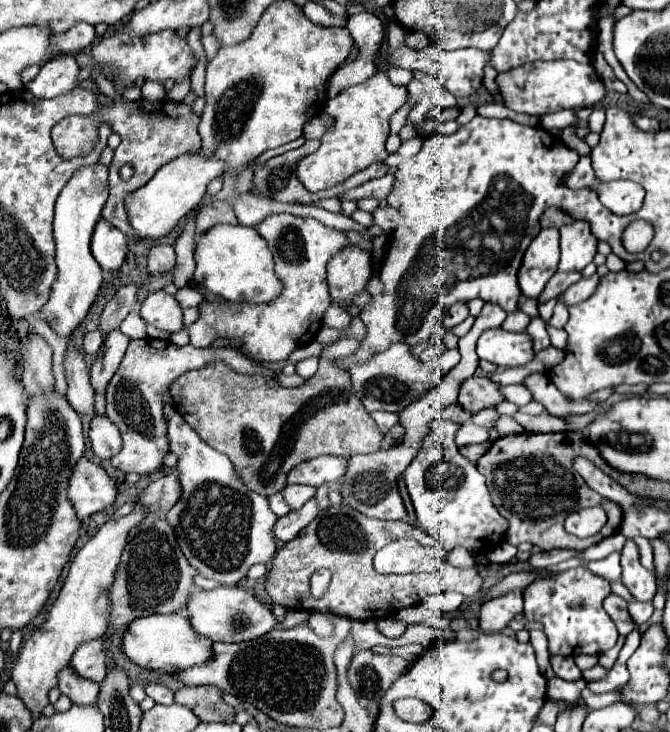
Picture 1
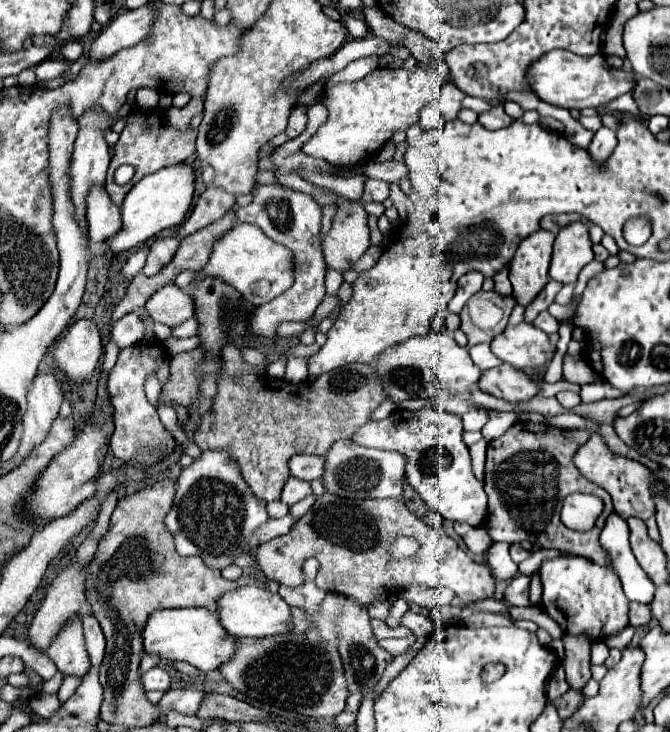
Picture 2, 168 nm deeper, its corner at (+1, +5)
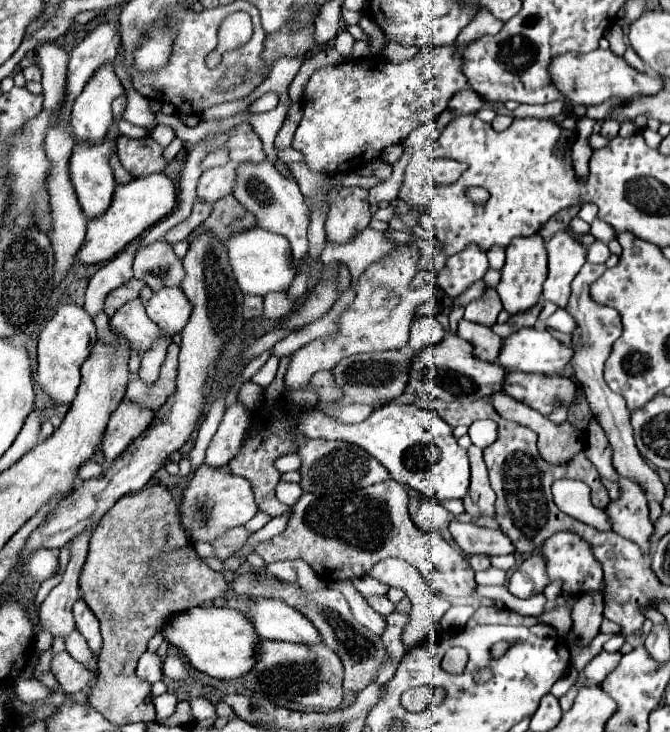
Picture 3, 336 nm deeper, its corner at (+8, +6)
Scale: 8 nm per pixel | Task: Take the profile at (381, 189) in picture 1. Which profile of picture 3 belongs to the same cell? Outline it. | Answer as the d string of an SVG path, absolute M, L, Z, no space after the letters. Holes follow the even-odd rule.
M404 150L400 160L393 166L392 177L368 191L370 193L368 199L372 205L376 205L380 201L392 201L398 197L398 189L403 183L405 168L409 163L411 152L412 150Z

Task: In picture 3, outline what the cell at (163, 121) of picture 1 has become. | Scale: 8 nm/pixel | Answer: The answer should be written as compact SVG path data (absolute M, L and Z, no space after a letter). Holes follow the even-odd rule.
M120 135L116 141L116 151L122 167L132 177L142 177L166 169L166 161L162 155L164 147L158 145L152 137L130 139Z

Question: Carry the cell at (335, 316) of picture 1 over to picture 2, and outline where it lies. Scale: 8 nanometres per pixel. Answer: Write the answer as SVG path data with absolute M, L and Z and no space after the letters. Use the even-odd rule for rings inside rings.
M327 270L327 276L325 276L325 286L327 286L327 294L337 294L339 286L343 282L343 276L339 270Z

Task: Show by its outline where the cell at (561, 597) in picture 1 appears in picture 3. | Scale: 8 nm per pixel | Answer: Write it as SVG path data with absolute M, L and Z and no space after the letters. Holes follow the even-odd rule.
M560 531L552 535L540 549L540 555L546 561L546 573L550 581L562 581L562 591L574 597L582 597L588 593L606 593L606 583L604 583L604 573L602 565L594 559L590 553L590 547L586 541L582 541L576 533L566 533Z

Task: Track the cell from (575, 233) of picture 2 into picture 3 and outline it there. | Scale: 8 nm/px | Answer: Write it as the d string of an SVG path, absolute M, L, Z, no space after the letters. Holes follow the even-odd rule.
M558 231L548 243L548 279L544 283L544 299L566 307L570 297L570 281L586 263L588 247L576 241L568 231Z

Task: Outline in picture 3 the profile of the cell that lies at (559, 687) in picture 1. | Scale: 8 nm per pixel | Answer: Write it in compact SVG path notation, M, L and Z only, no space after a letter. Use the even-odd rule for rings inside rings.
M602 651L586 665L584 675L586 679L590 679L590 683L602 683L602 679L606 679L606 675L618 665L618 661L620 661L620 653Z

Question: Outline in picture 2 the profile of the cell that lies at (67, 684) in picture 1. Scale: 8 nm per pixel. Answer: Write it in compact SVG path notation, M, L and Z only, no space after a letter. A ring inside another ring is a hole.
M75 616L57 632L53 642L47 648L49 658L65 676L83 676L87 674L91 662L85 650L85 638L81 628L81 618Z

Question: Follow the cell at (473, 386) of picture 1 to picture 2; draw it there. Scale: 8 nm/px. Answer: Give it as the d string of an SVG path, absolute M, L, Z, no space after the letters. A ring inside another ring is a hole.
M501 364L483 372L481 390L491 392L507 402L527 402L539 394L539 382L509 364Z

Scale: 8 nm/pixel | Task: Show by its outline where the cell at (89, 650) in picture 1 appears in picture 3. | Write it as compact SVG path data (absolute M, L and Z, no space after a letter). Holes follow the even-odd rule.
M80 599L78 603L74 603L74 619L76 619L76 629L84 635L84 639L88 641L88 647L92 653L98 653L102 647L102 637L100 637L100 629L98 629L98 619L94 617L94 613L90 613L90 609L86 607L86 603Z

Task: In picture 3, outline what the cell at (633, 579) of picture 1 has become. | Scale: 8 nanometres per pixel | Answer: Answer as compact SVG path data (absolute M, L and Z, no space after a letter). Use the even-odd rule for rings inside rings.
M620 479L622 497L606 507L612 527L624 539L634 541L646 557L652 553L652 533L654 527L648 519L648 505L642 487L630 479Z

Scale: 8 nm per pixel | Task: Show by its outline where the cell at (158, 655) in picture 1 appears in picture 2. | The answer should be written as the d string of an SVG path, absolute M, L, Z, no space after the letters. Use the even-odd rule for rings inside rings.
M177 608L157 610L143 630L143 642L147 654L159 654L165 660L183 660L193 664L201 672L215 672L233 658L239 638L225 632L217 612L213 610Z

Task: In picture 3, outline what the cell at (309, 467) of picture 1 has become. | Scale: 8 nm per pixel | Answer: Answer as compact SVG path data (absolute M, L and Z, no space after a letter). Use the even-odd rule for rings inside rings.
M290 453L290 455L280 457L274 465L276 465L276 469L280 473L290 473L290 471L298 471L300 465L302 465L302 461L300 461L300 457L296 453Z

